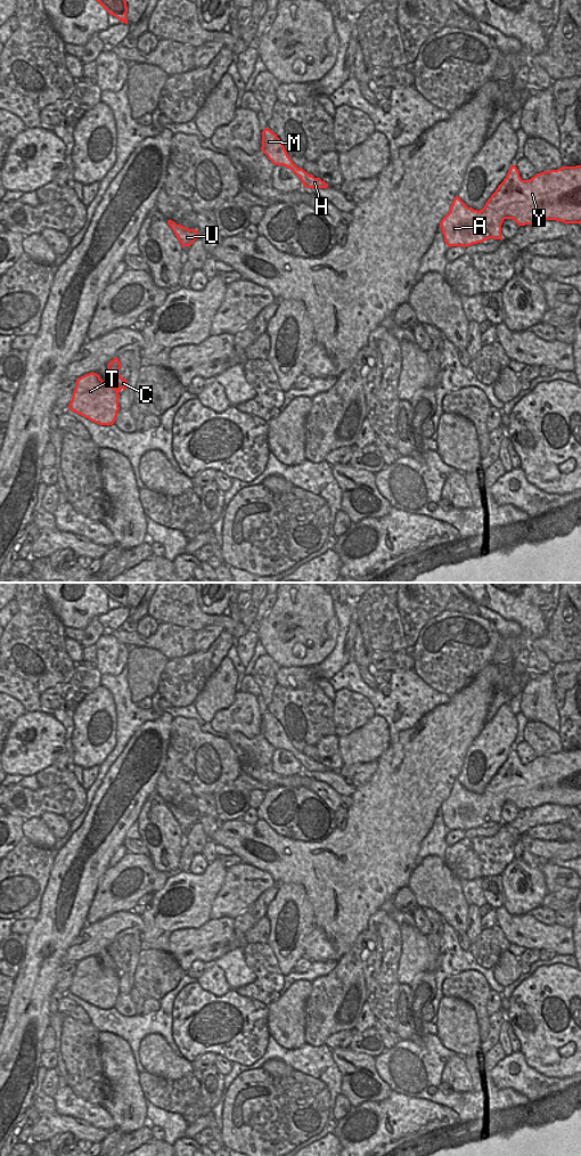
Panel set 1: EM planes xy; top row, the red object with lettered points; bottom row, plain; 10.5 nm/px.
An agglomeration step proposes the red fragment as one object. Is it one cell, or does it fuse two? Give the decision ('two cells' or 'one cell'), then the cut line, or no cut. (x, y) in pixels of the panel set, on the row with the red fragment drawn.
two cells; cut in xy along (116, 389), (119, 391)

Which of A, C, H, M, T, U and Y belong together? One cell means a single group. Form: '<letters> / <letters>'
A H M T U Y / C

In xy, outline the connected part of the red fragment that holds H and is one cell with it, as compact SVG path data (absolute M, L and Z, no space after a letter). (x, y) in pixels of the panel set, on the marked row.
M265 128L262 131L261 150L275 165L284 165L290 169L302 181L305 188L327 188L328 184L320 178L306 173L303 169L297 168L288 156L283 143L270 129Z

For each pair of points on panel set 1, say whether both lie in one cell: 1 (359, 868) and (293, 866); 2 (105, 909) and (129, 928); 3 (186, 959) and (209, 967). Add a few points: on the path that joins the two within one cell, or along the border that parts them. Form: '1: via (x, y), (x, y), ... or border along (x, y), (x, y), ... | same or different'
1: via (343, 868), (309, 866) | same
2: border along (132, 911), (113, 912), (105, 918), (87, 924) | different
3: border along (213, 961), (204, 963) | different

